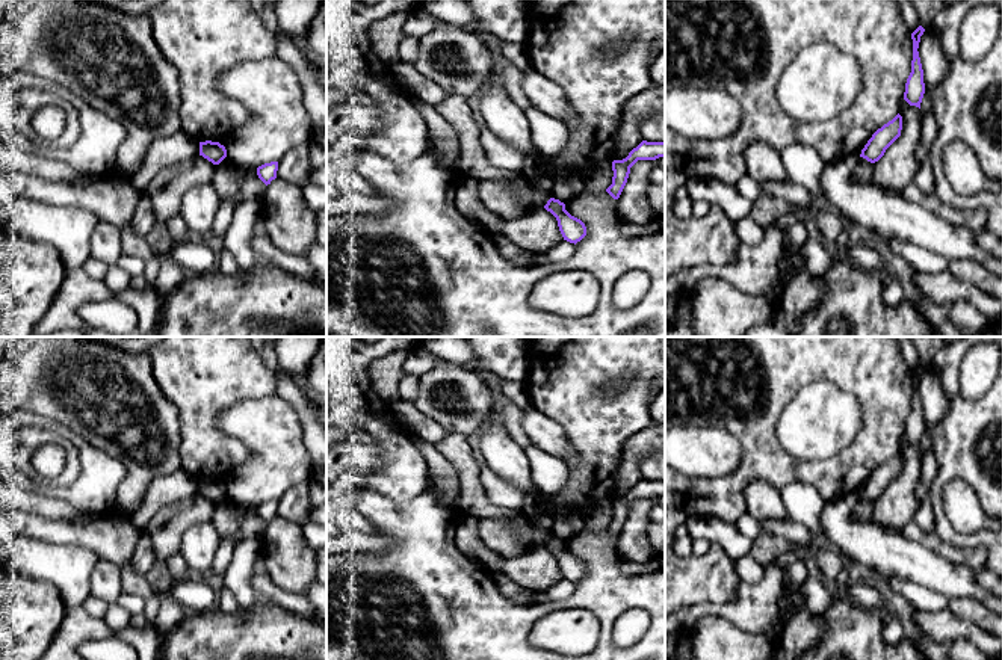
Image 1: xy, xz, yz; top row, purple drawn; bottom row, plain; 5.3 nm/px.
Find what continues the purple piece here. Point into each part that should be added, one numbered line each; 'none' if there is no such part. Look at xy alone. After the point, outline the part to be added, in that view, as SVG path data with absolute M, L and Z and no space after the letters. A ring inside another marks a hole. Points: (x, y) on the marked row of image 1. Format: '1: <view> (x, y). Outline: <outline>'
none

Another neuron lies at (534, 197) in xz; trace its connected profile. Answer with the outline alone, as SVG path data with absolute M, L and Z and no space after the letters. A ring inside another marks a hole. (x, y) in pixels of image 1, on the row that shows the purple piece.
M529 183L523 190L521 190L521 201L526 205L526 213L544 208L547 201L552 198L552 193L549 187L540 187L532 183Z

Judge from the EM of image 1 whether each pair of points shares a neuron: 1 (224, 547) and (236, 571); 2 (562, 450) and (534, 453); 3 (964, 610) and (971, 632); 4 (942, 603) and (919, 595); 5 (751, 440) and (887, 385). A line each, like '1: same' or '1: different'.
1: different
2: different
3: different
4: same
5: same

